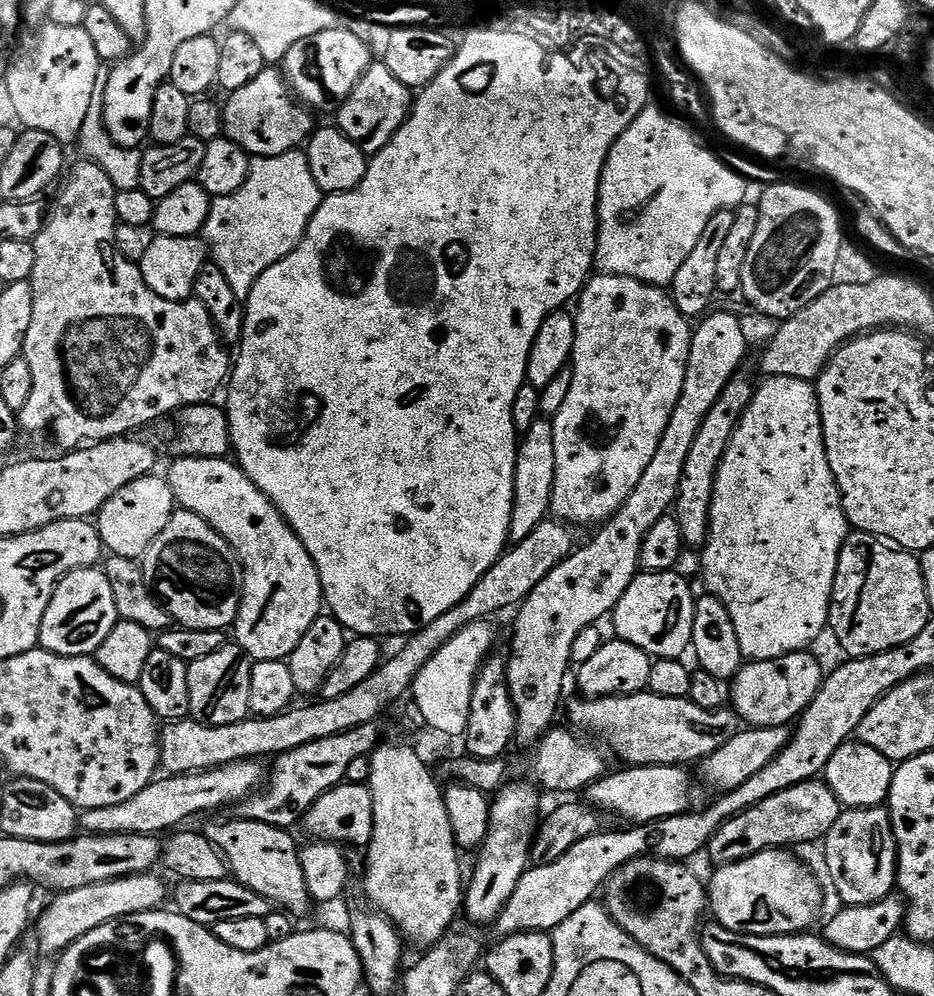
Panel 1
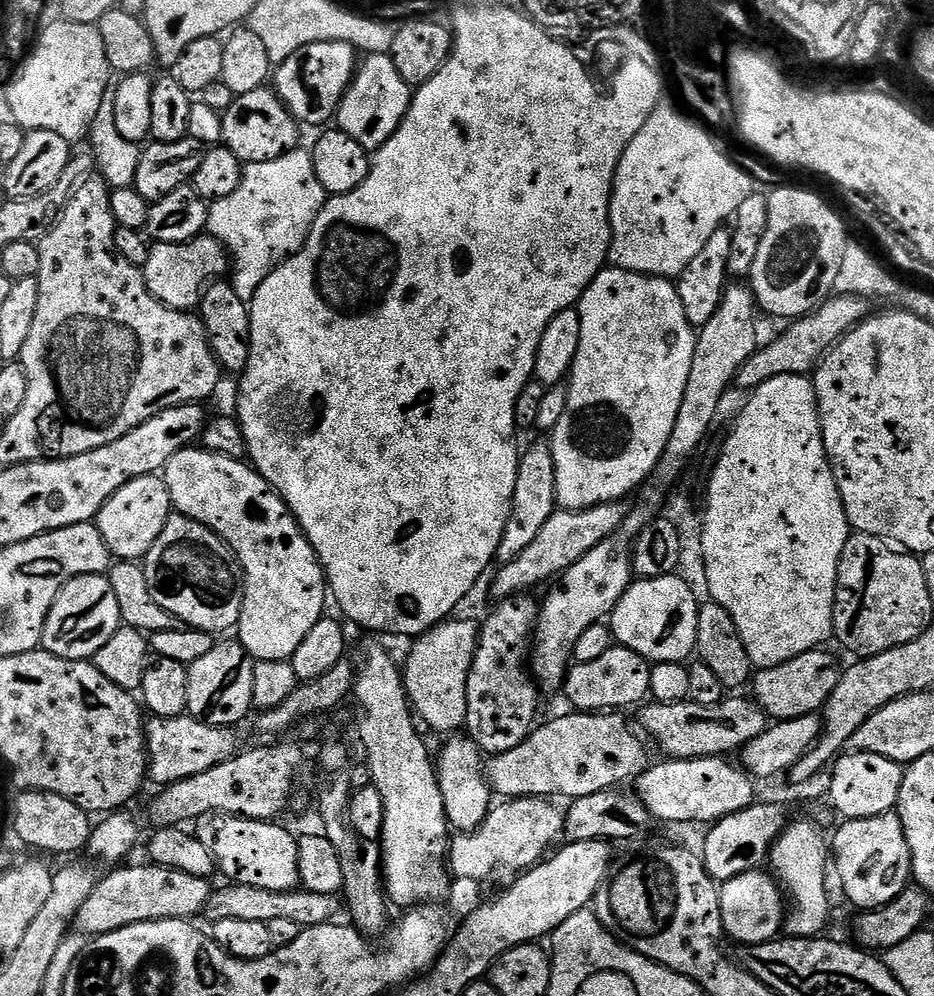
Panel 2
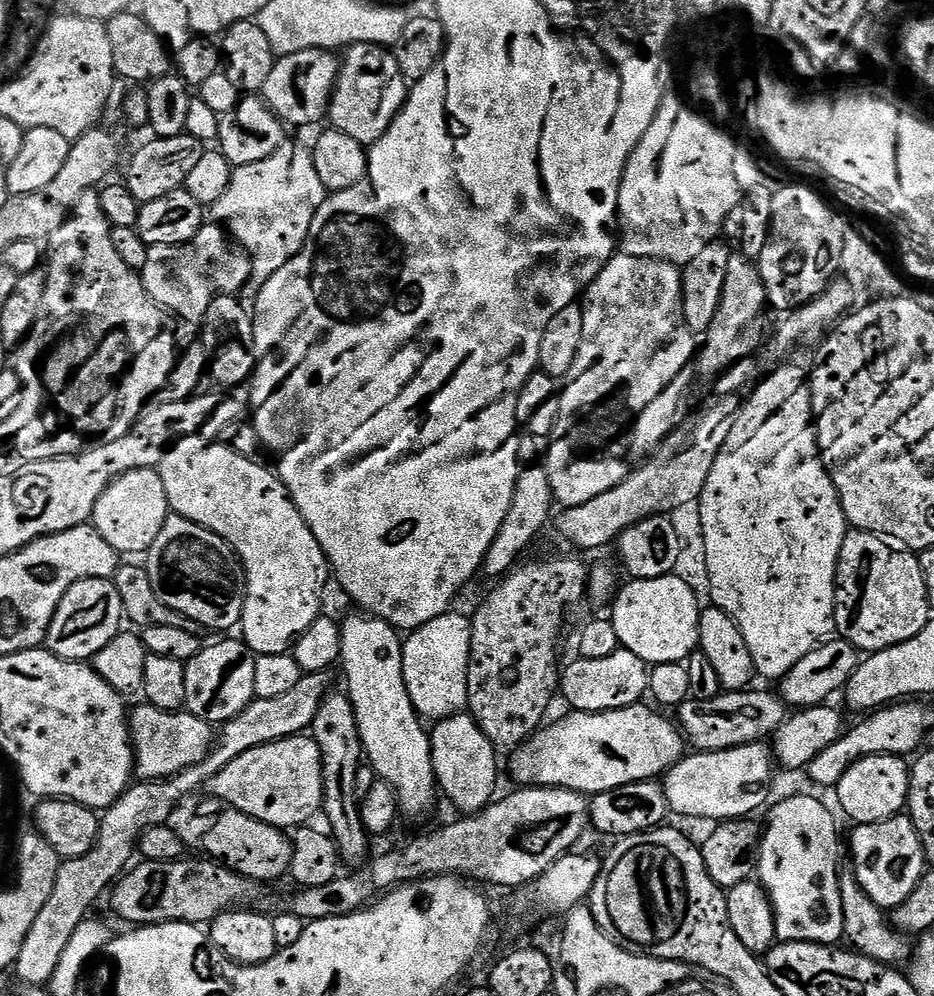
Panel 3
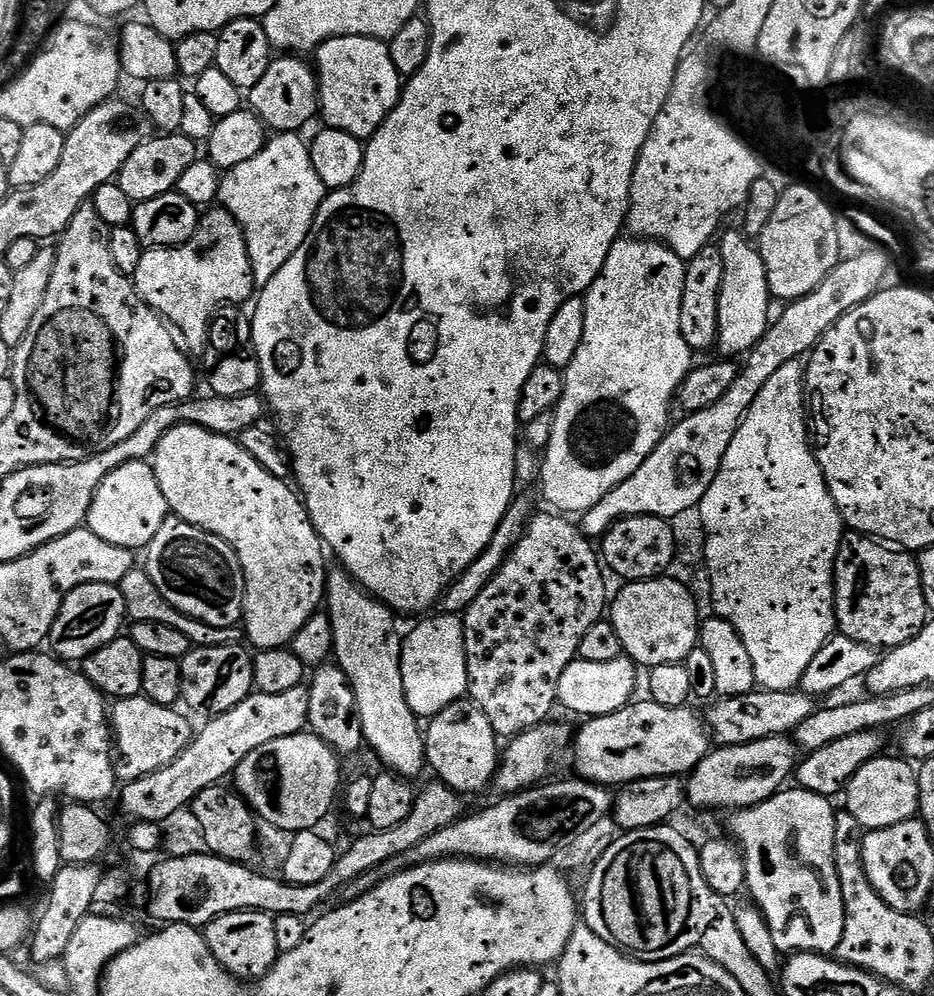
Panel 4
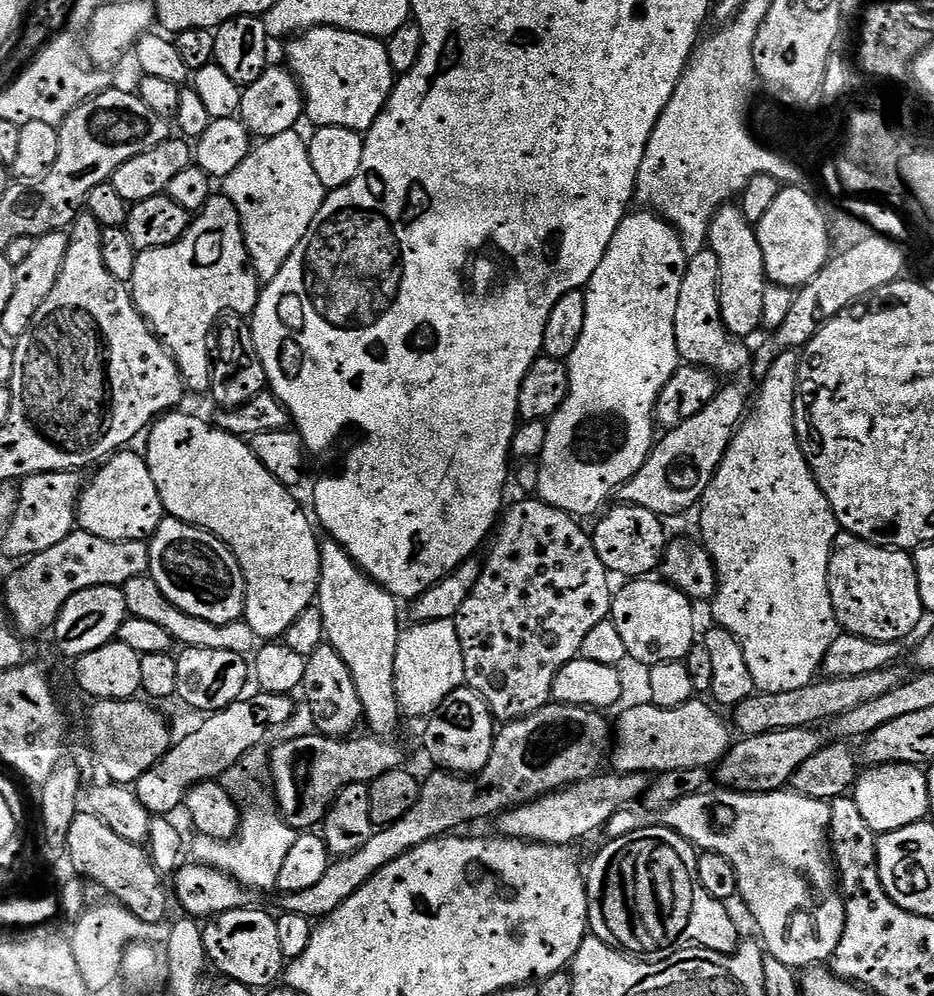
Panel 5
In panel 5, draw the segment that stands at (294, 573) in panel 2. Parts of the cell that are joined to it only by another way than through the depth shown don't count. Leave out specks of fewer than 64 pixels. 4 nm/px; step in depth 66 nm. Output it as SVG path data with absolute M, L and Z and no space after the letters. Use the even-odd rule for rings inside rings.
M172 410L167 414L161 415L159 419L151 425L148 436L148 452L146 451L146 459L148 469L154 478L154 486L158 486L158 494L164 503L165 513L173 520L181 520L187 524L195 524L197 528L205 528L210 534L214 534L228 549L236 555L238 562L244 571L246 578L246 586L248 593L246 594L246 606L244 607L243 620L250 626L250 630L254 630L254 634L258 634L261 641L272 642L277 638L283 637L285 632L290 630L290 626L300 614L307 608L313 607L314 601L317 599L320 590L320 546L321 541L316 540L317 529L314 527L314 520L311 515L304 513L304 508L295 500L293 493L282 482L278 482L278 478L274 478L274 474L270 474L270 470L266 470L266 466L262 466L262 462L252 453L251 443L247 439L235 436L229 432L224 432L221 428L216 427L215 423L199 420L196 416L187 416L181 410Z

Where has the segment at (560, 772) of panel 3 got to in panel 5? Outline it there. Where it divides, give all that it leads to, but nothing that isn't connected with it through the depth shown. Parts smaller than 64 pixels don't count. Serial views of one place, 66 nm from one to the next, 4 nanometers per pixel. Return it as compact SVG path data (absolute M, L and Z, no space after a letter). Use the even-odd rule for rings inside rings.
M693 698L677 708L659 708L645 702L626 709L614 724L614 739L610 744L610 764L612 760L616 767L613 769L620 774L659 774L719 765L734 744L734 732L729 721L725 717L724 721L711 703L703 704L700 700L703 699Z

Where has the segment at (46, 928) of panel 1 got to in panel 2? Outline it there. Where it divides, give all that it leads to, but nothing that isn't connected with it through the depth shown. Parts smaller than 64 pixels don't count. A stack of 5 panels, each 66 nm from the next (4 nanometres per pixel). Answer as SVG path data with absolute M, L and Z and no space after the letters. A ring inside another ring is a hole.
M151 862L143 863L137 868L116 866L109 871L112 872L109 876L108 873L101 875L86 902L82 902L82 906L76 910L74 928L77 933L95 938L138 922L183 920L196 918L192 917L196 915L199 917L203 913L204 905L214 891L213 885L208 885L205 877L173 868L159 868Z

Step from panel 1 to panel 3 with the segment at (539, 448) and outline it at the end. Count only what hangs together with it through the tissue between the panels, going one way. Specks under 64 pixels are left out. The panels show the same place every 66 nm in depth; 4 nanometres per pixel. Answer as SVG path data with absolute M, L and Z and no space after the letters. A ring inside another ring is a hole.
M521 467L520 477L514 490L514 498L510 502L510 510L506 510L506 522L502 522L502 526L498 529L498 535L494 538L494 542L490 542L490 550L484 559L483 575L503 578L513 568L517 567L522 560L520 555L539 538L540 531L547 524L549 527L550 521L554 516L552 508L554 509L554 497L552 495L547 467Z

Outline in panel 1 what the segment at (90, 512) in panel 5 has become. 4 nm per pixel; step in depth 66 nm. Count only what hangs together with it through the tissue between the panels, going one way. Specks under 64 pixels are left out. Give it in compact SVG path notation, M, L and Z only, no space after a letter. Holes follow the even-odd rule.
M153 474L130 482L130 486L122 486L118 494L111 496L102 505L94 523L100 532L100 541L111 555L139 561L156 541L158 534L166 530L172 513L177 511L177 508L167 479L163 475Z

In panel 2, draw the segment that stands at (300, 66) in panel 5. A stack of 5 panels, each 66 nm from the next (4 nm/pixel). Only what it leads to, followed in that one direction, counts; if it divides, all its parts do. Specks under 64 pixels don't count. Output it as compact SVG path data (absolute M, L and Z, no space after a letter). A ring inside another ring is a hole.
M373 52L365 55L359 61L352 85L346 90L340 108L336 111L334 120L339 131L350 134L358 146L362 146L369 154L388 141L403 122L408 108L412 105L413 89L398 74L391 55Z

